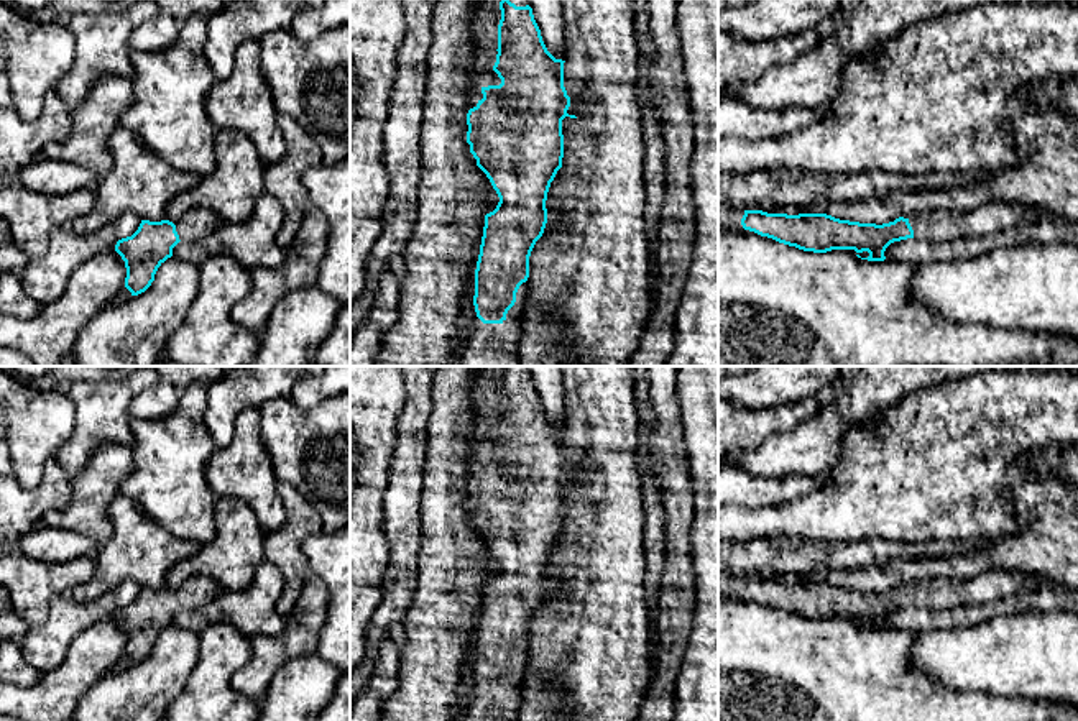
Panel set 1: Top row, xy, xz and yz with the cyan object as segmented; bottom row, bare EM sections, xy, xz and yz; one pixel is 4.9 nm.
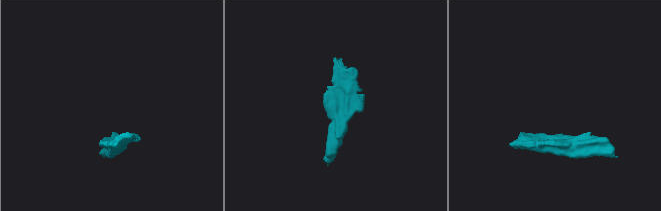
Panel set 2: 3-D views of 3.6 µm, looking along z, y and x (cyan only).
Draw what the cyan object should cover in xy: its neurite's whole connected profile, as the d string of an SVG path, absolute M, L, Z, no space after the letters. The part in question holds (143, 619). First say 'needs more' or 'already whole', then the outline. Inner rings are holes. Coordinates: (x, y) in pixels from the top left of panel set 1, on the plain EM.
needs more; M196 575L176 591L169 588L141 588L138 598L115 613L127 636L125 655L131 664L145 660L154 649L158 636L173 624L179 609L196 609L207 604L220 586L209 576Z

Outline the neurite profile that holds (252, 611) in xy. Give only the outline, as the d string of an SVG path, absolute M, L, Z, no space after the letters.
M265 560L245 590L220 590L200 608L179 609L173 616L173 624L196 634L214 624L230 624L248 637L255 634L274 637L284 629L284 618L276 609L283 586L281 573Z

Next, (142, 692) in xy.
M168 626L151 654L120 672L97 680L79 700L72 721L164 721L168 706L181 695L199 660L199 634Z

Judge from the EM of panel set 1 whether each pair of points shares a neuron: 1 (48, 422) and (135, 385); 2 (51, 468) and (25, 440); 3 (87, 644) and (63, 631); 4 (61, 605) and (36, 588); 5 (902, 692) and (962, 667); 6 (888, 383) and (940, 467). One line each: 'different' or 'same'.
1: different
2: different
3: different
4: different
5: different
6: different

